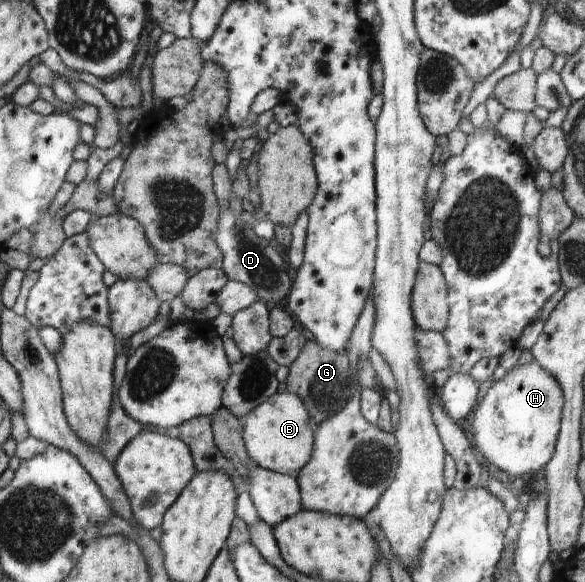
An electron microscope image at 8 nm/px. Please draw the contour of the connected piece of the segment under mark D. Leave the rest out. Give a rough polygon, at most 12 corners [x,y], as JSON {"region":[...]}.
{"region":[[221,209],[215,240],[228,280],[274,306],[292,283],[244,213]]}

